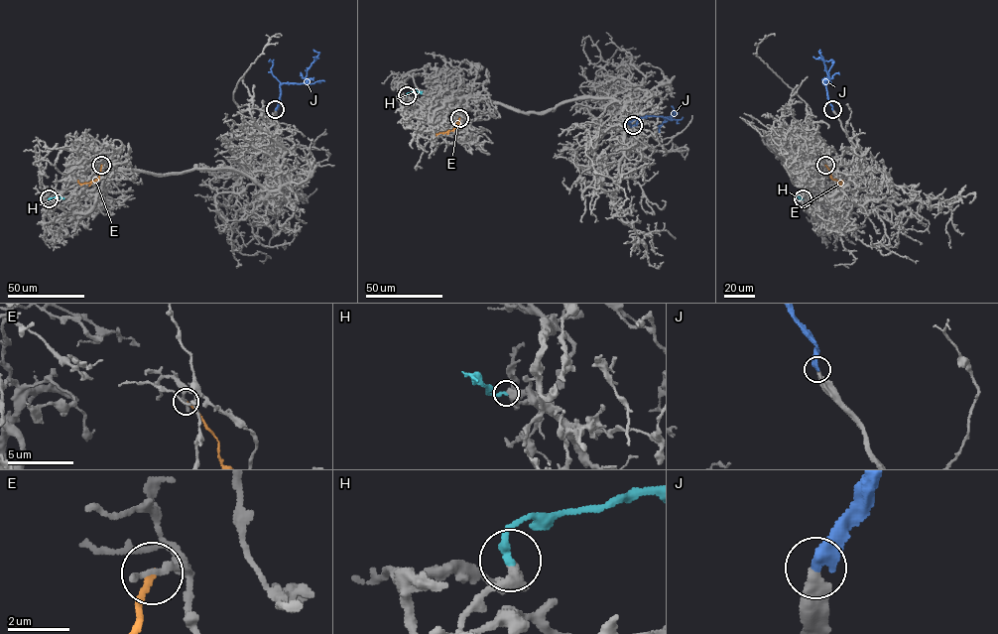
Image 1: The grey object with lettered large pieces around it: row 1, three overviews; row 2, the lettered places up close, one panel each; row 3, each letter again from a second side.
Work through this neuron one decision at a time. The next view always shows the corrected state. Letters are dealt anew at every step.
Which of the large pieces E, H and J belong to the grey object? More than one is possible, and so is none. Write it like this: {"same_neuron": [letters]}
{"same_neuron": ["H", "J"]}

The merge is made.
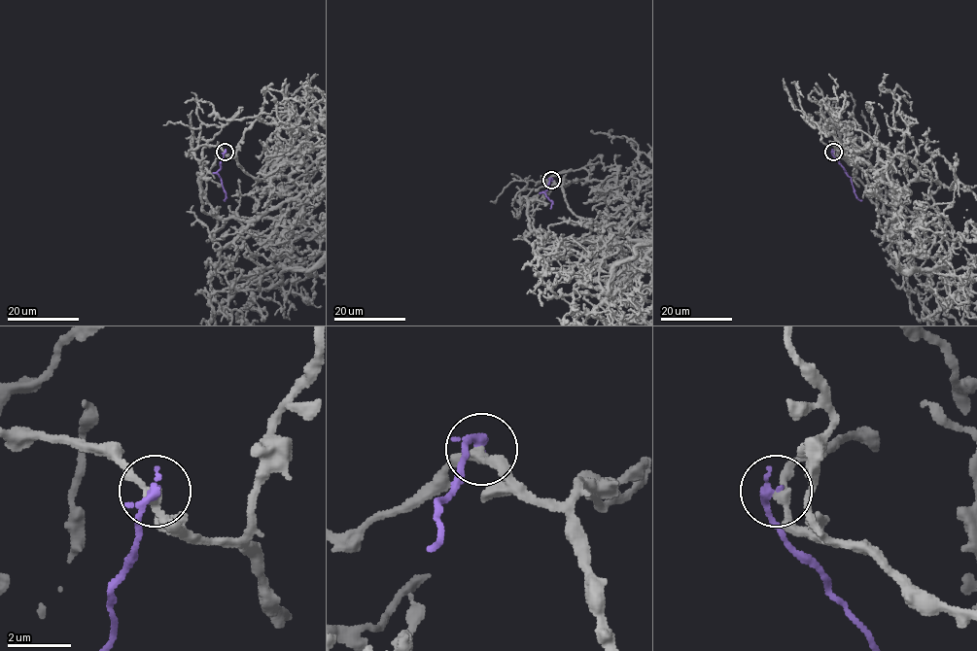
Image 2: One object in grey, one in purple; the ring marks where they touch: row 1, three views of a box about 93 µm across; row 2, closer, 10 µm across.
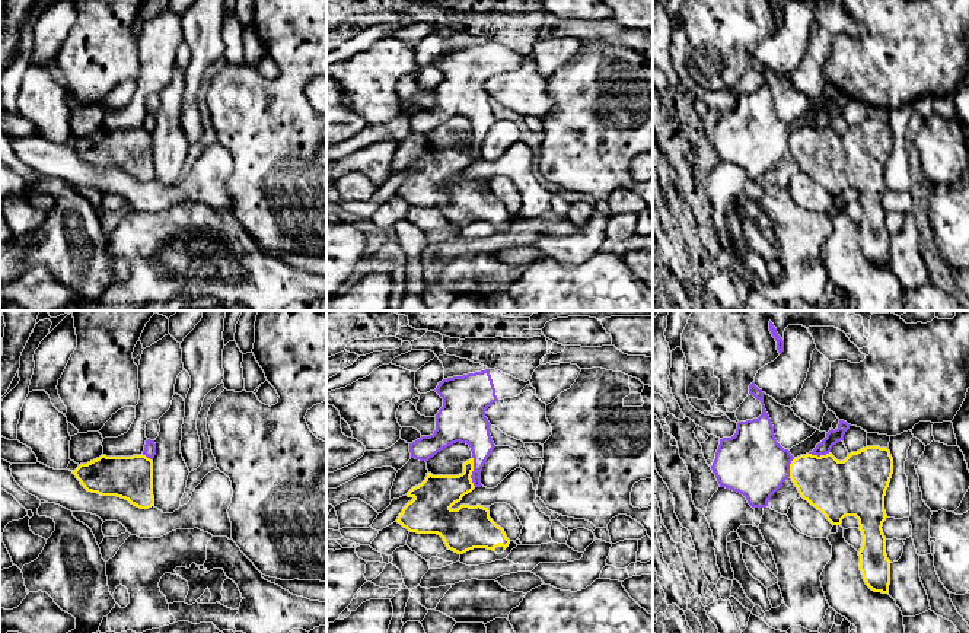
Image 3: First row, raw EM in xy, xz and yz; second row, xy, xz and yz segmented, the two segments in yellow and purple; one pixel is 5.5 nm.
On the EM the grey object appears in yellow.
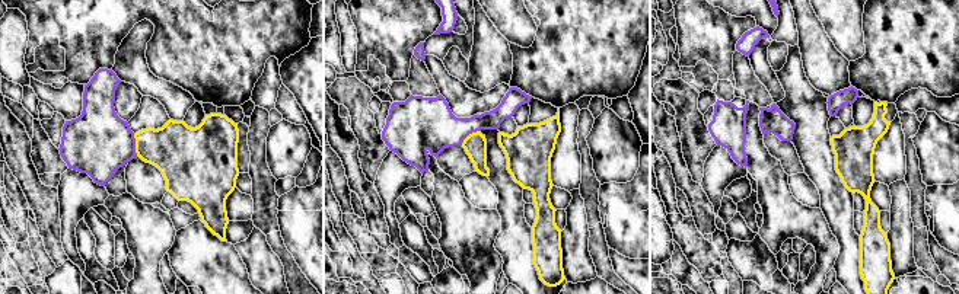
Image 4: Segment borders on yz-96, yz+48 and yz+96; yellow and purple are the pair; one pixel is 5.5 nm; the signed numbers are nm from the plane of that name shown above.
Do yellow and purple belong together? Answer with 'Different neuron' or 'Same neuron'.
Different neuron

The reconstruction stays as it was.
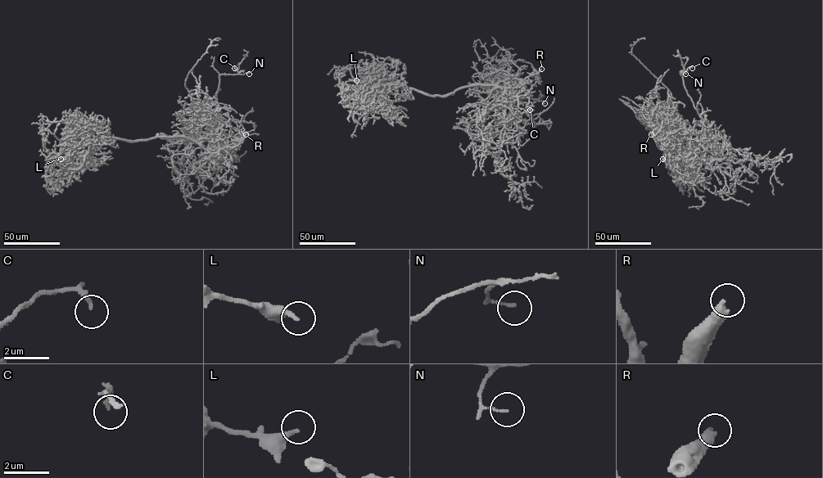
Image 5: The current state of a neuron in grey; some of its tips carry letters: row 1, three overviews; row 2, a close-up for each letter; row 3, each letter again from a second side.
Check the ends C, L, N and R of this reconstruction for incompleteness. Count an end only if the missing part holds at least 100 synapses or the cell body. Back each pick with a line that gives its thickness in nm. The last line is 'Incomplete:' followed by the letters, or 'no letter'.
R: 400 nm
Incomplete: R

